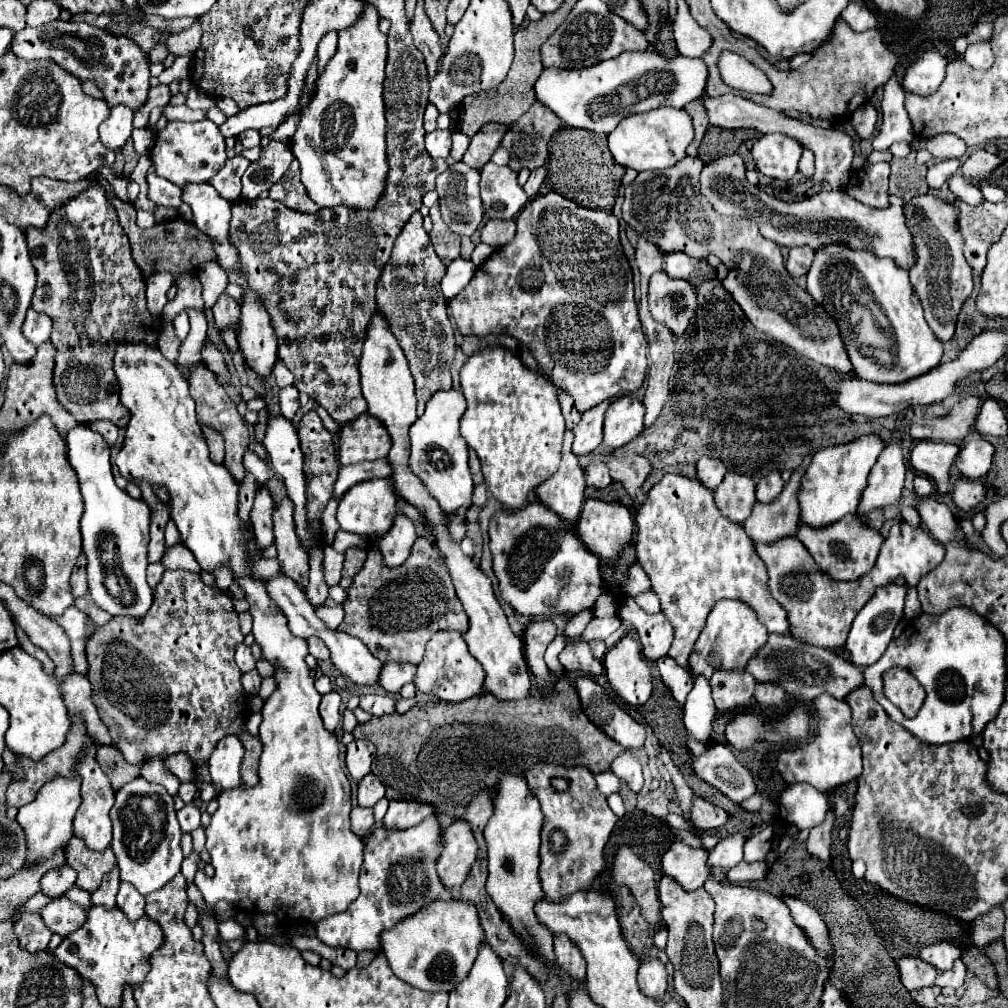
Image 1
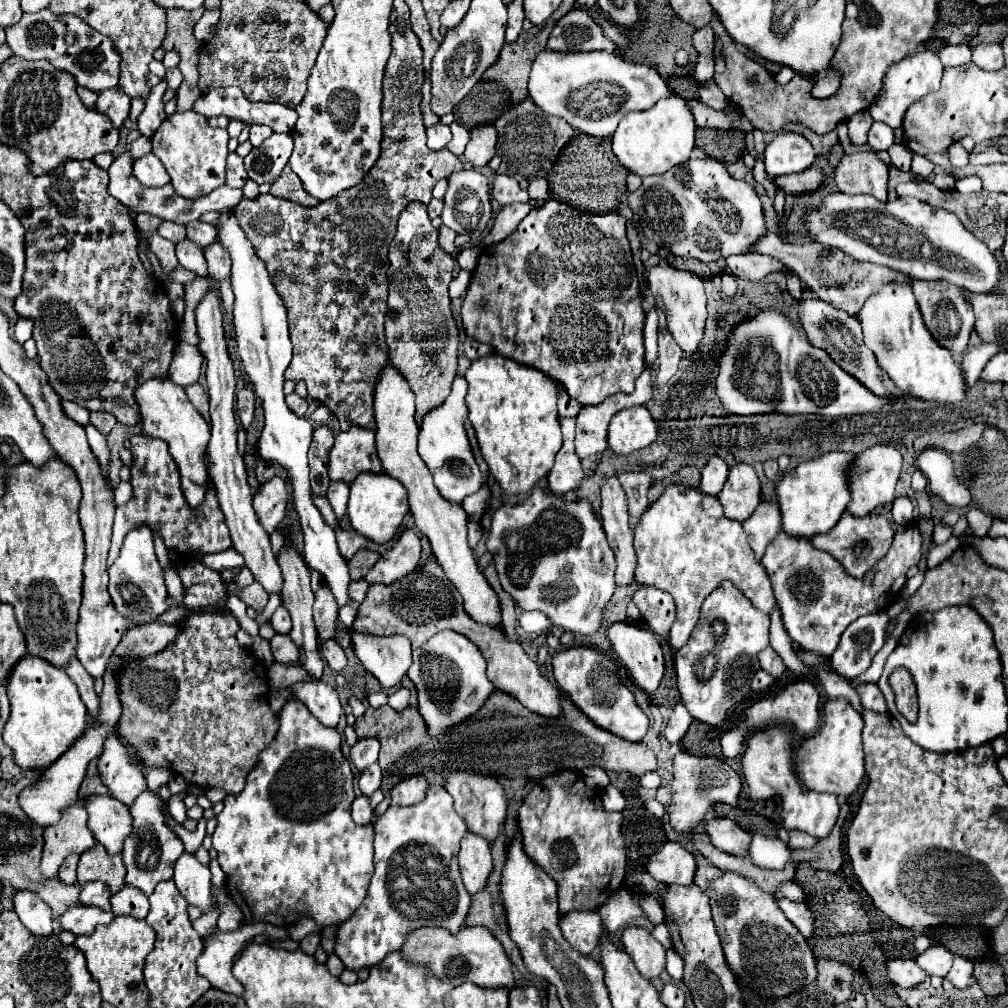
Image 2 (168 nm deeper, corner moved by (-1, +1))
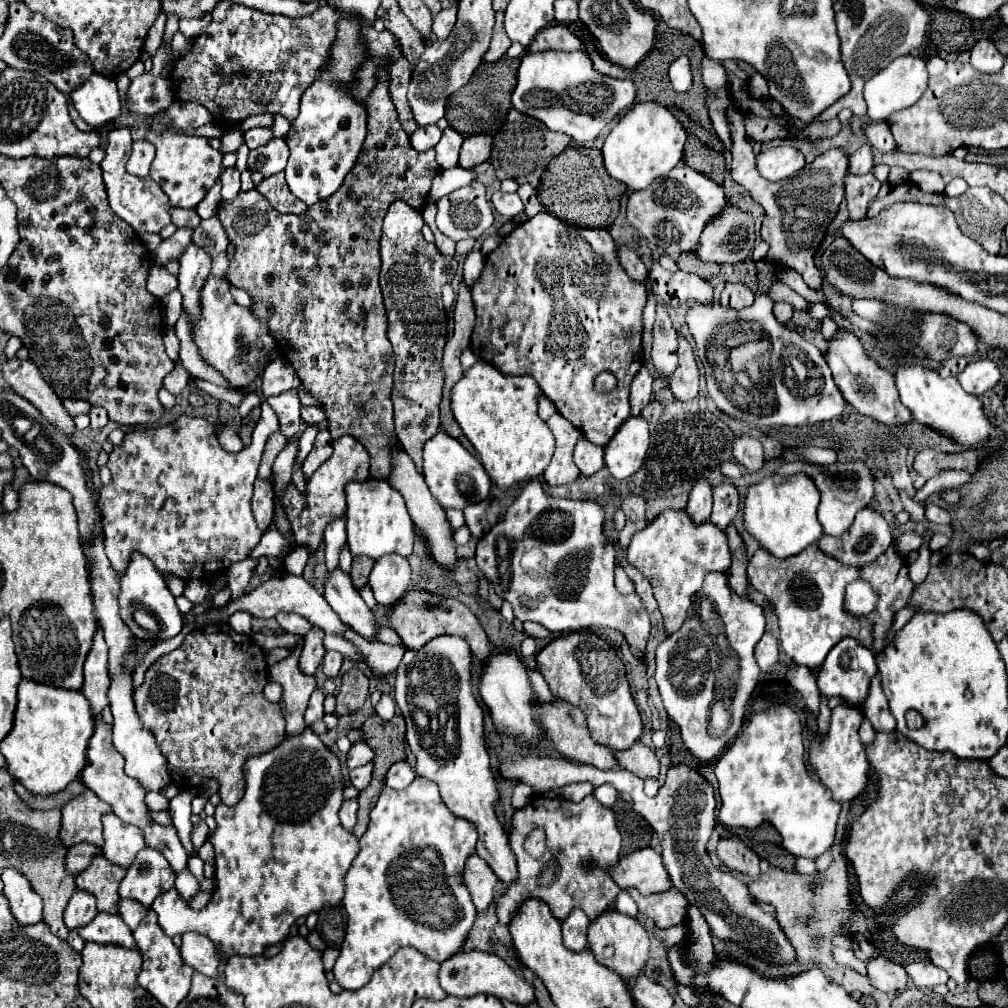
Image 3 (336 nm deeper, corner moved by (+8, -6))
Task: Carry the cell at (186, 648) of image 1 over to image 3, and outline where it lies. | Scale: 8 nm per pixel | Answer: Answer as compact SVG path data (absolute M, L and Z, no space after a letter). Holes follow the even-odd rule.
M210 625L210 627L204 627L202 631L192 631L186 635L184 643L168 653L168 655L162 655L156 663L150 665L150 669L146 671L144 675L144 683L134 691L134 707L136 707L136 713L138 713L138 719L142 723L142 727L150 729L150 733L156 737L156 743L158 743L158 749L162 751L162 755L166 757L166 761L170 763L170 771L174 775L174 783L180 787L180 789L200 789L200 785L208 779L216 779L218 785L220 785L220 799L222 803L226 805L236 805L240 801L240 797L244 795L244 777L242 777L242 763L252 757L252 755L260 755L260 753L266 753L270 751L272 747L276 747L282 739L284 739L284 719L282 719L282 713L280 713L280 707L278 703L270 703L266 701L262 689L264 685L268 683L268 665L266 665L266 659L264 659L264 653L260 653L260 649L250 641L250 637L242 637L238 635L230 625Z

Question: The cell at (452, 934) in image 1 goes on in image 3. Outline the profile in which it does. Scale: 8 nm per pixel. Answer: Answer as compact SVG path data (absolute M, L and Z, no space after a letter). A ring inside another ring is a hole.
M458 951L458 955L452 955L450 959L446 959L446 963L440 963L438 981L448 995L456 995L456 997L476 997L486 993L522 1005L534 1001L534 987L526 983L522 977L518 977L506 965L504 959L498 959L498 955L486 951Z

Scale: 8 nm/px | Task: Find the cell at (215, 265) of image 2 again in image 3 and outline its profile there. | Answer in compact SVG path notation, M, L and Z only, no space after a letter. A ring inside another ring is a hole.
M218 215L210 217L210 219L204 219L198 229L194 231L192 235L194 243L198 243L198 247L202 247L212 259L218 257L222 251L226 251L228 247L228 235L218 219Z

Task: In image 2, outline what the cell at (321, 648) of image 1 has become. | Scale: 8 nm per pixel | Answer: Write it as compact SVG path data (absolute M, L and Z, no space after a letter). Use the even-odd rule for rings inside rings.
M327 640L327 644L321 646L321 656L327 660L327 664L329 664L335 672L341 672L341 670L347 666L345 652L343 652L343 648L339 646L337 640Z

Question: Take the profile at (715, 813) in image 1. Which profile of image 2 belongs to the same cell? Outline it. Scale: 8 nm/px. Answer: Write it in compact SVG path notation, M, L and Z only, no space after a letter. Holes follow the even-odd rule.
M717 818L707 824L707 834L711 836L715 848L741 858L749 856L751 834L745 832L737 822L729 818Z

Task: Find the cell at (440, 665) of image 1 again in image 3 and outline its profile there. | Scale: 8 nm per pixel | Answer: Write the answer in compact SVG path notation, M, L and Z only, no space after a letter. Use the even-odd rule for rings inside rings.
M442 635L428 641L420 649L406 649L402 663L396 671L396 703L406 719L406 741L410 745L410 751L416 755L416 773L438 785L442 801L456 817L474 823L474 827L478 829L476 853L492 867L498 879L504 879L506 885L510 885L516 879L516 859L508 845L508 835L504 833L504 827L496 811L498 789L490 769L488 751L482 739L484 711L472 693L472 655L468 643L460 637ZM434 677L442 681L442 687L436 693L428 693L428 683Z

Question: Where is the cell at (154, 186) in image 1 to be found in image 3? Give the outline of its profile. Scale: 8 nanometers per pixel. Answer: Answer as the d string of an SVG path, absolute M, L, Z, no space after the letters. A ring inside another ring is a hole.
M140 139L140 141L134 141L134 149L132 149L132 155L128 159L126 169L130 171L130 175L148 177L152 161L154 161L154 147L148 141Z

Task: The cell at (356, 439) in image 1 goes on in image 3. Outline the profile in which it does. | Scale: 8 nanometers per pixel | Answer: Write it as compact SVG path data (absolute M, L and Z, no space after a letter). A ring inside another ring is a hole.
M342 435L342 437L334 439L332 457L324 465L320 465L316 469L316 473L312 475L312 479L308 481L306 497L300 495L300 491L294 485L290 485L290 489L286 491L282 503L284 503L286 517L288 517L290 525L292 525L296 545L308 545L310 551L316 551L318 543L322 541L326 523L344 515L344 509L346 509L344 487L346 487L346 483L370 479L368 467L370 467L370 457L368 457L368 451L364 449L364 445L358 443L350 435Z

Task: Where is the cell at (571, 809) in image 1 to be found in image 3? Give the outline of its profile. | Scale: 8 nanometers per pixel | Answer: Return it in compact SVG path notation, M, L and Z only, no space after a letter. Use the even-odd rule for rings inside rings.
M592 795L584 797L582 801L570 801L570 799L552 799L552 797L532 797L532 801L514 811L512 815L512 829L510 829L510 847L516 855L518 865L518 877L510 887L504 891L500 901L496 903L496 913L502 925L508 925L510 911L518 907L524 899L536 897L550 905L550 911L564 921L566 915L572 909L582 909L590 921L594 921L608 903L616 899L616 895L622 891L612 875L610 865L618 863L620 855L620 831L616 827L616 819L612 809L602 807ZM532 829L544 829L546 831L546 853L542 859L532 859L522 847L522 837Z

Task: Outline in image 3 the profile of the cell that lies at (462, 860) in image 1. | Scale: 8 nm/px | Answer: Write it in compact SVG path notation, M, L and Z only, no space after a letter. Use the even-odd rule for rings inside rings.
M476 853L470 855L470 859L466 859L464 883L466 883L466 889L470 891L474 907L478 911L488 909L488 905L492 903L496 881L498 881L498 877L490 871L490 867L484 859L478 859Z

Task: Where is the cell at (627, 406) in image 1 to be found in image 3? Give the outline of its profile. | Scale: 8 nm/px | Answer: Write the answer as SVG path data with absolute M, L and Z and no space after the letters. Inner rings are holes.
M642 417L626 419L626 423L618 427L610 443L604 447L604 461L612 477L626 479L632 473L636 473L642 467L648 447L650 447L648 423Z

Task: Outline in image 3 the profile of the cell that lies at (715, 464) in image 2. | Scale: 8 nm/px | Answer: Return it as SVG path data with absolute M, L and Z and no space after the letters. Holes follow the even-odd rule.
M706 479L696 481L696 485L690 491L686 511L696 523L710 519L710 511L712 511L712 485L710 485L710 481L706 481Z

